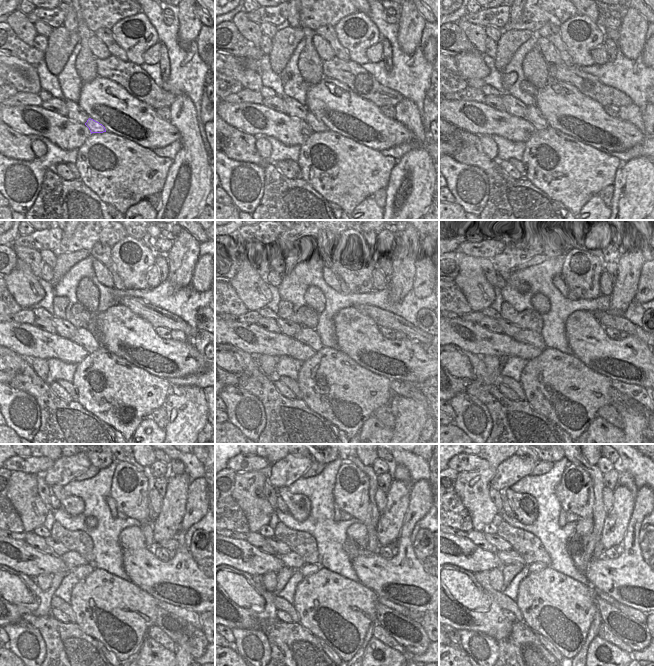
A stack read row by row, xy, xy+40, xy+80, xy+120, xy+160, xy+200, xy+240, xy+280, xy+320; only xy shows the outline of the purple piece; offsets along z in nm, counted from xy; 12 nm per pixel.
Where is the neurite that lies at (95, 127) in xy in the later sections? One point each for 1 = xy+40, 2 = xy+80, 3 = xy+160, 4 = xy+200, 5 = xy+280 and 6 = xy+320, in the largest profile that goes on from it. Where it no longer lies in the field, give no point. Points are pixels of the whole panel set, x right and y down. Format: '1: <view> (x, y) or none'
1: xy+40 (316, 125)
2: xy+80 (533, 115)
3: xy+160 (308, 336)
4: xy+200 (526, 336)
5: xy+280 (291, 559)
6: xy+320 (505, 557)

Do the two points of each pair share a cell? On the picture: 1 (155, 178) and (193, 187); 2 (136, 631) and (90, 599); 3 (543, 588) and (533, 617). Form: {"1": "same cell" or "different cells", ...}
{"1": "different cells", "2": "same cell", "3": "same cell"}

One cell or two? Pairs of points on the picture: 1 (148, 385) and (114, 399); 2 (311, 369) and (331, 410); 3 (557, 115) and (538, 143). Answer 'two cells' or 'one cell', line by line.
1: one cell
2: one cell
3: two cells

